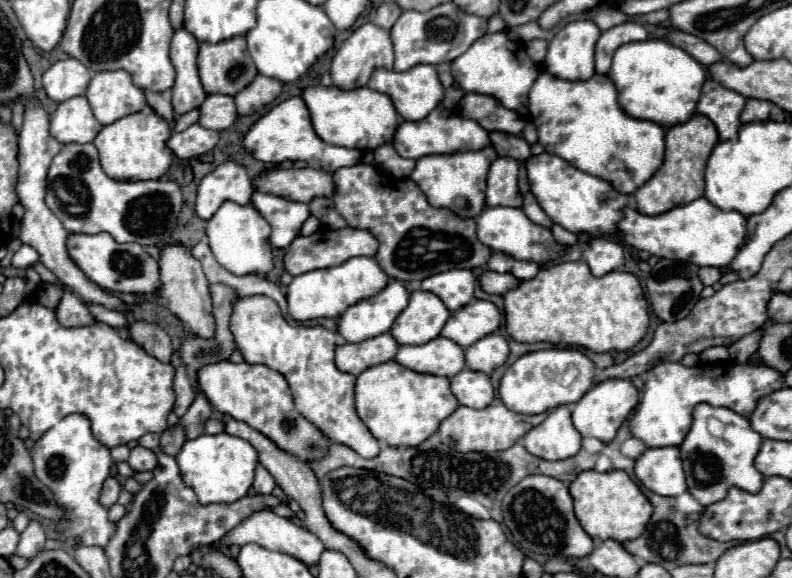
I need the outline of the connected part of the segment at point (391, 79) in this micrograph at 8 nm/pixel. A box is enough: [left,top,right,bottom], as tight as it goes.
[367,65,445,119]

